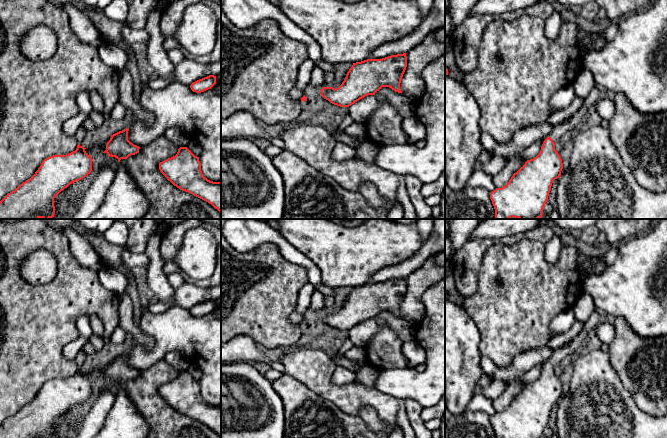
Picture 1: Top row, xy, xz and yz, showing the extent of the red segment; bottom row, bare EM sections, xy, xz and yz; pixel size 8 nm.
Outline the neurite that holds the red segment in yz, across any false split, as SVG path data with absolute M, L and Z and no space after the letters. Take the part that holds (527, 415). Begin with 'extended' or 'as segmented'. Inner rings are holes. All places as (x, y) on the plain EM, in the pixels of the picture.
extended; M595 310L576 338L554 351L544 364L539 378L527 384L505 410L490 417L495 438L542 438L552 407L560 401L563 393L554 367L582 345L588 333L600 324L602 317L602 313Z

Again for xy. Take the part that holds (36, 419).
as segmented; M78 366L75 375L44 383L35 398L0 425L0 438L54 438L54 422L92 395L92 382Z

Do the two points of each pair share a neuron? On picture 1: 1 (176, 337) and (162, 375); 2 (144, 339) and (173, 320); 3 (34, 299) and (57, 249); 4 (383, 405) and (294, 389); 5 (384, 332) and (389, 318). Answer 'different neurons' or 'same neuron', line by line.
1: different neurons
2: different neurons
3: same neuron
4: different neurons
5: different neurons

